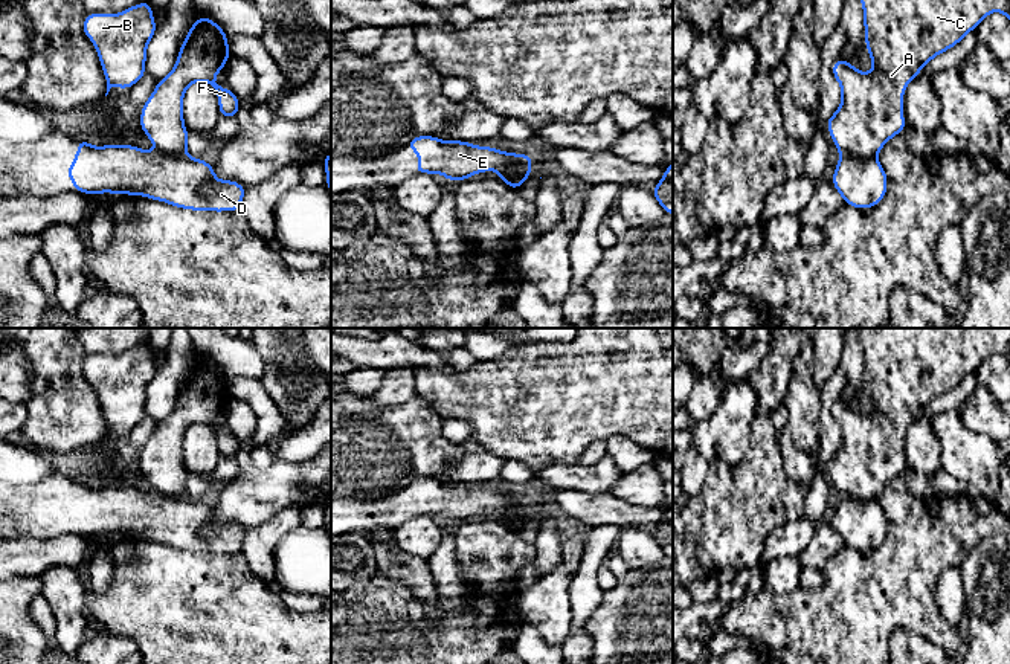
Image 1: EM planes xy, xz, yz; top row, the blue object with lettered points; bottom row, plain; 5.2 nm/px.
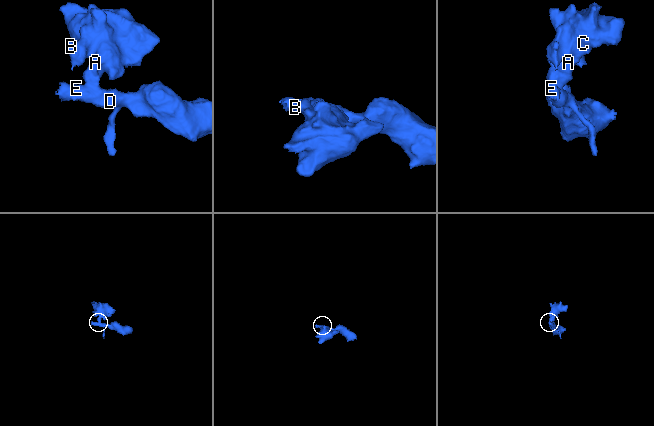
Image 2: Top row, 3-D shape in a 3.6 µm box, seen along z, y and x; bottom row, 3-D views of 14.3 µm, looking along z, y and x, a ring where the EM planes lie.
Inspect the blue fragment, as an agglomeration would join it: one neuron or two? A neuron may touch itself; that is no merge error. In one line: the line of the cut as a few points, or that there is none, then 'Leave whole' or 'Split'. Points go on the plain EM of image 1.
Split along xz (527, 507), (522, 507), (505, 524). Split

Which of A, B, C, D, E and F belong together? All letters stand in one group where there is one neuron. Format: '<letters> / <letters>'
A B C F / D E

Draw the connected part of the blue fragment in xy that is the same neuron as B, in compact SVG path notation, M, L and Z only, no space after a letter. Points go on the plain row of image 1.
M150 342L121 356L92 354L84 359L82 372L98 394L107 423L105 438L111 429L127 432L146 417L146 389L157 372Z

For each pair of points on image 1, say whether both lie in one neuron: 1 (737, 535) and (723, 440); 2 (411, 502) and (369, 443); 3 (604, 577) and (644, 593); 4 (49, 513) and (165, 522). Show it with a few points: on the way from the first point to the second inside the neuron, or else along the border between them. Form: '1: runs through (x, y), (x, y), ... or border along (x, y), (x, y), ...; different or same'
1: border along (749, 435), (749, 448), (736, 463), (710, 463); different
2: border along (405, 486), (395, 492), (366, 498); different
3: border along (618, 580), (604, 591); different
4: runs through (78, 513), (136, 513); same

